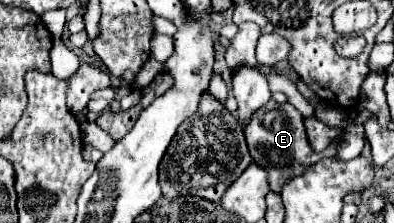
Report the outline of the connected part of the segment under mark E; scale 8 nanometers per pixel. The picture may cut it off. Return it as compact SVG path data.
M275 99L267 101L255 117L245 125L245 139L251 151L251 157L257 165L263 165L269 175L269 185L273 193L281 193L281 187L307 171L311 165L321 161L321 153L315 153L305 137L305 127L303 127L303 115L291 105L291 103L277 103Z

